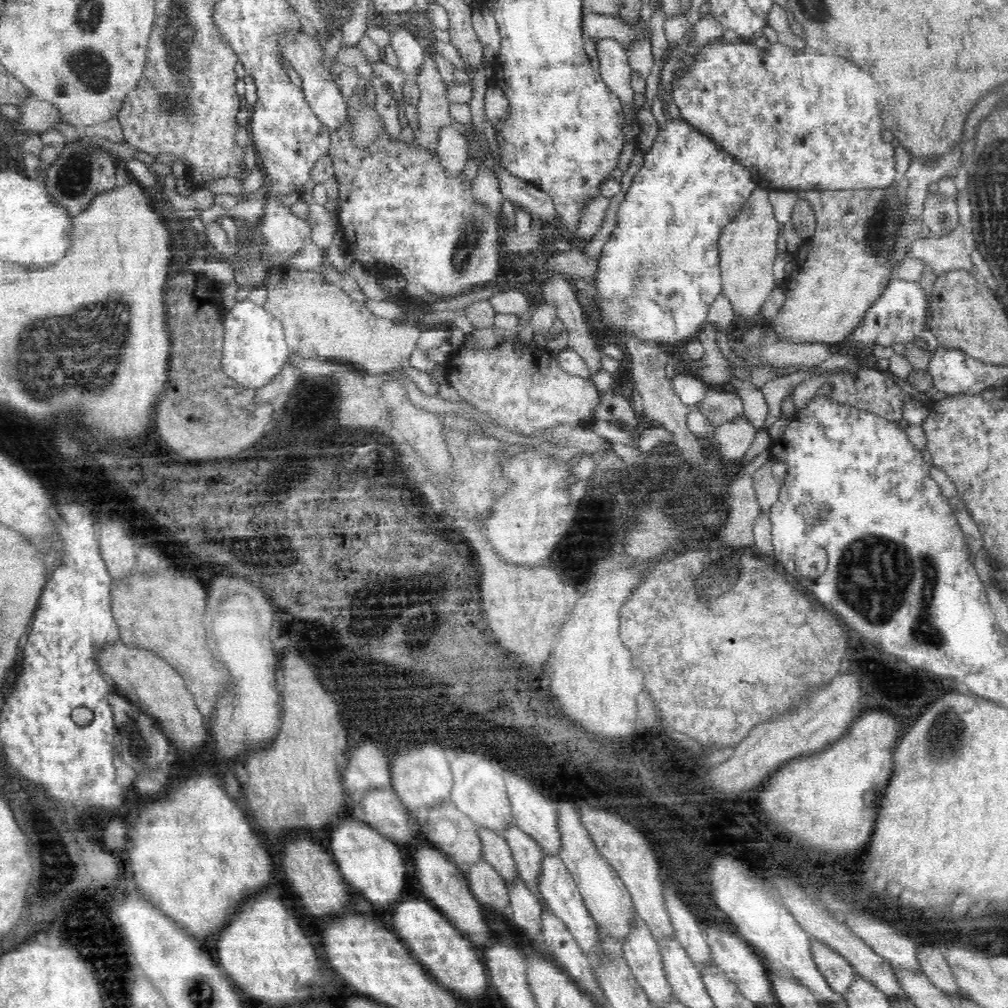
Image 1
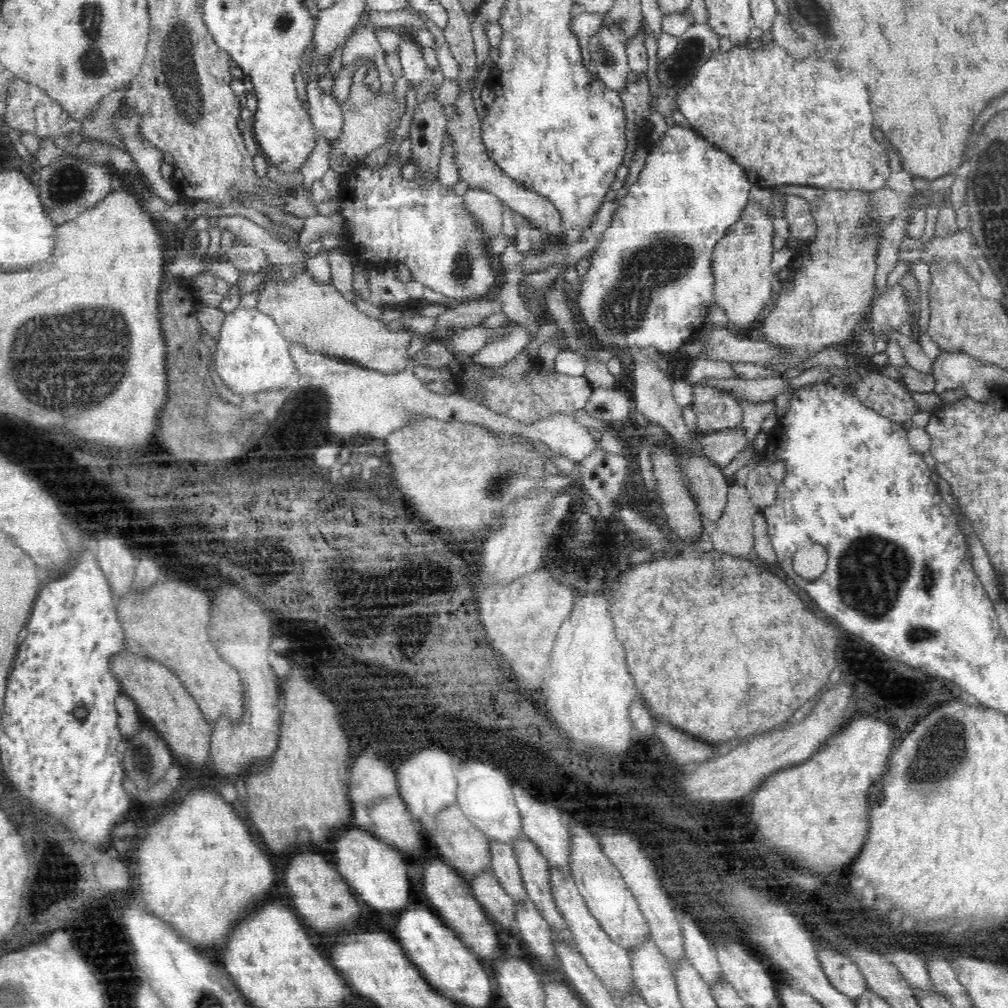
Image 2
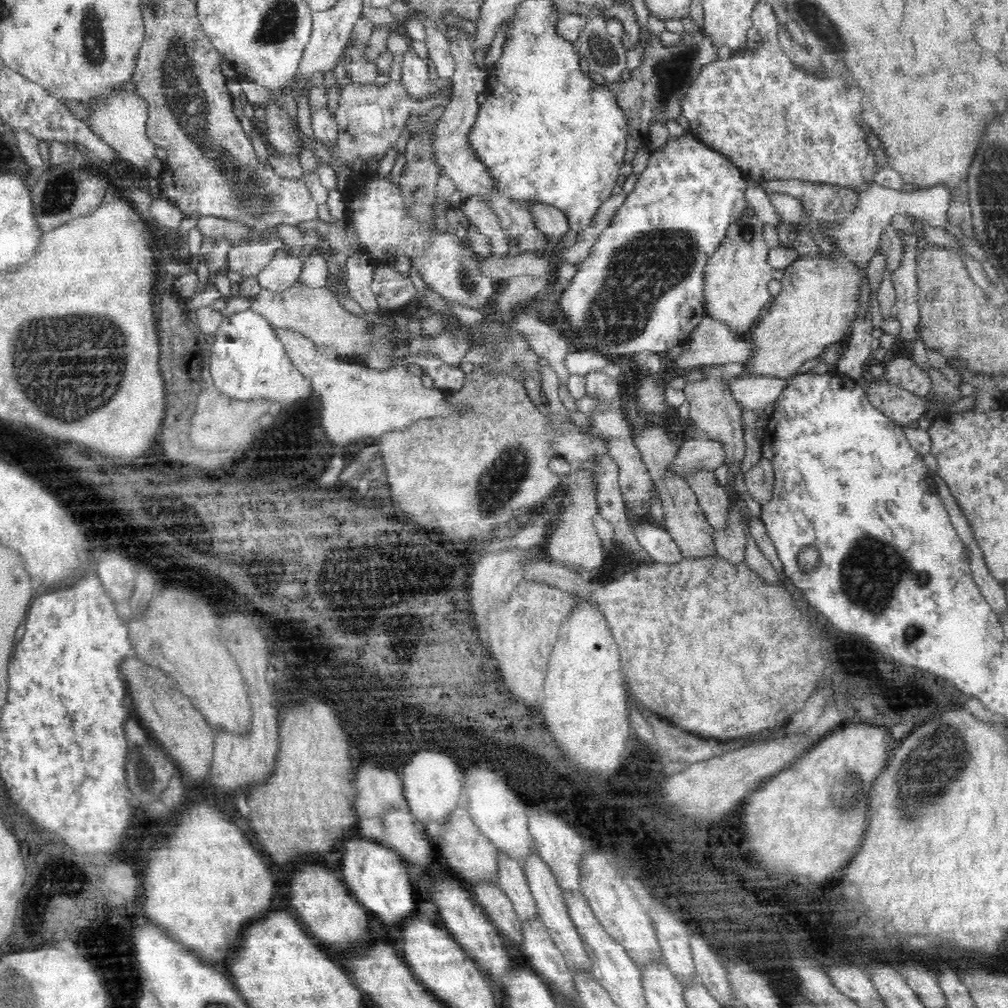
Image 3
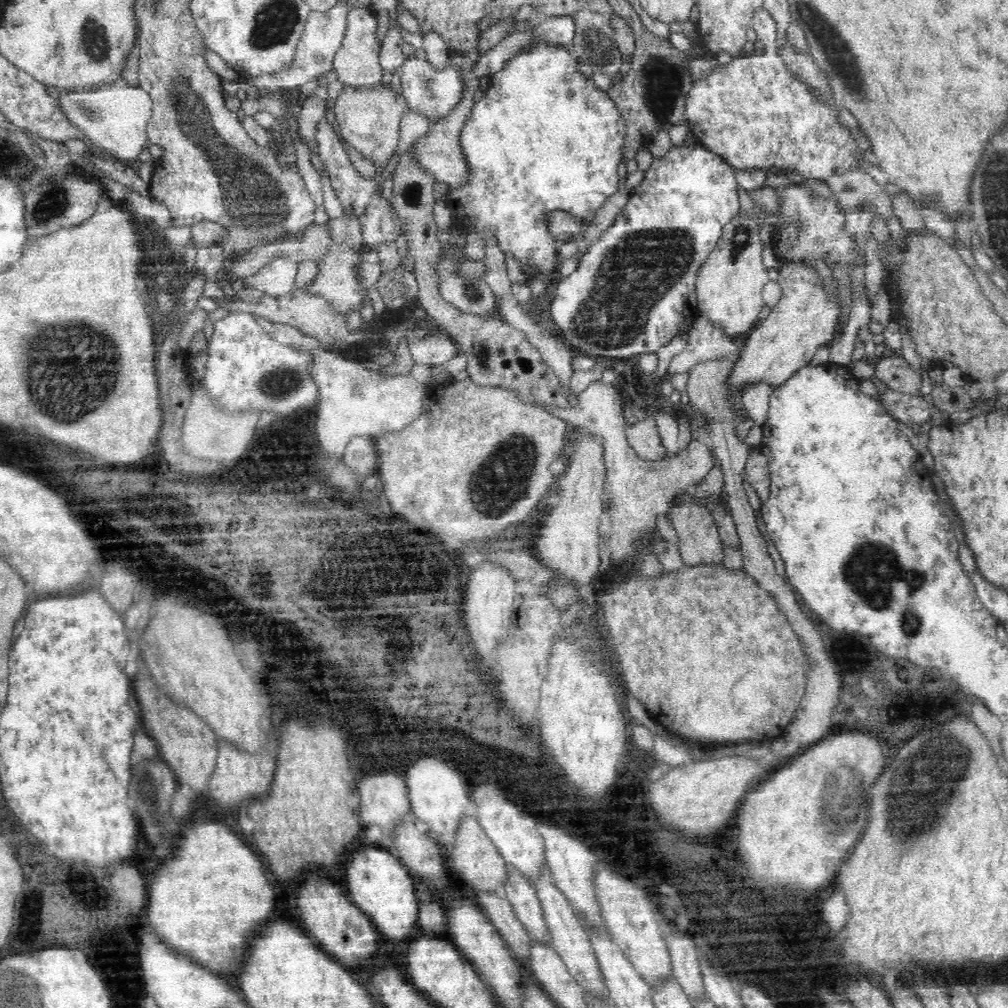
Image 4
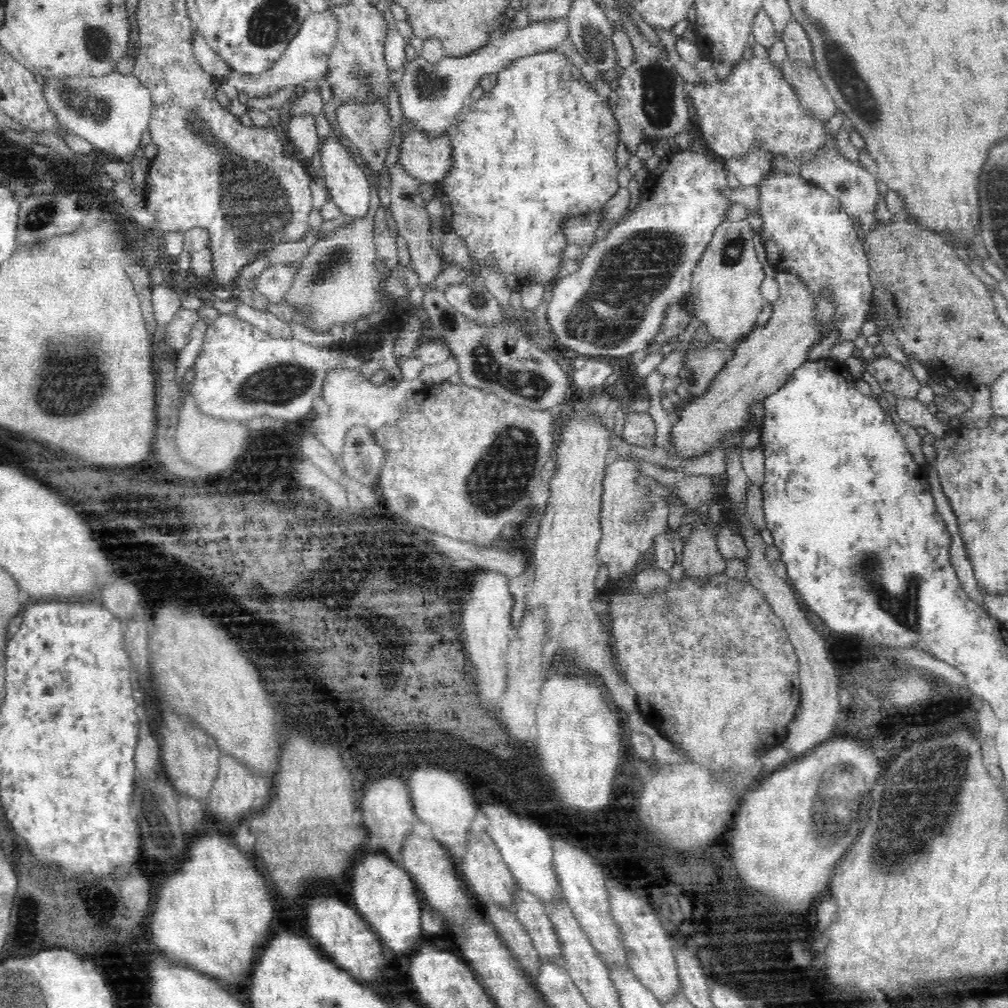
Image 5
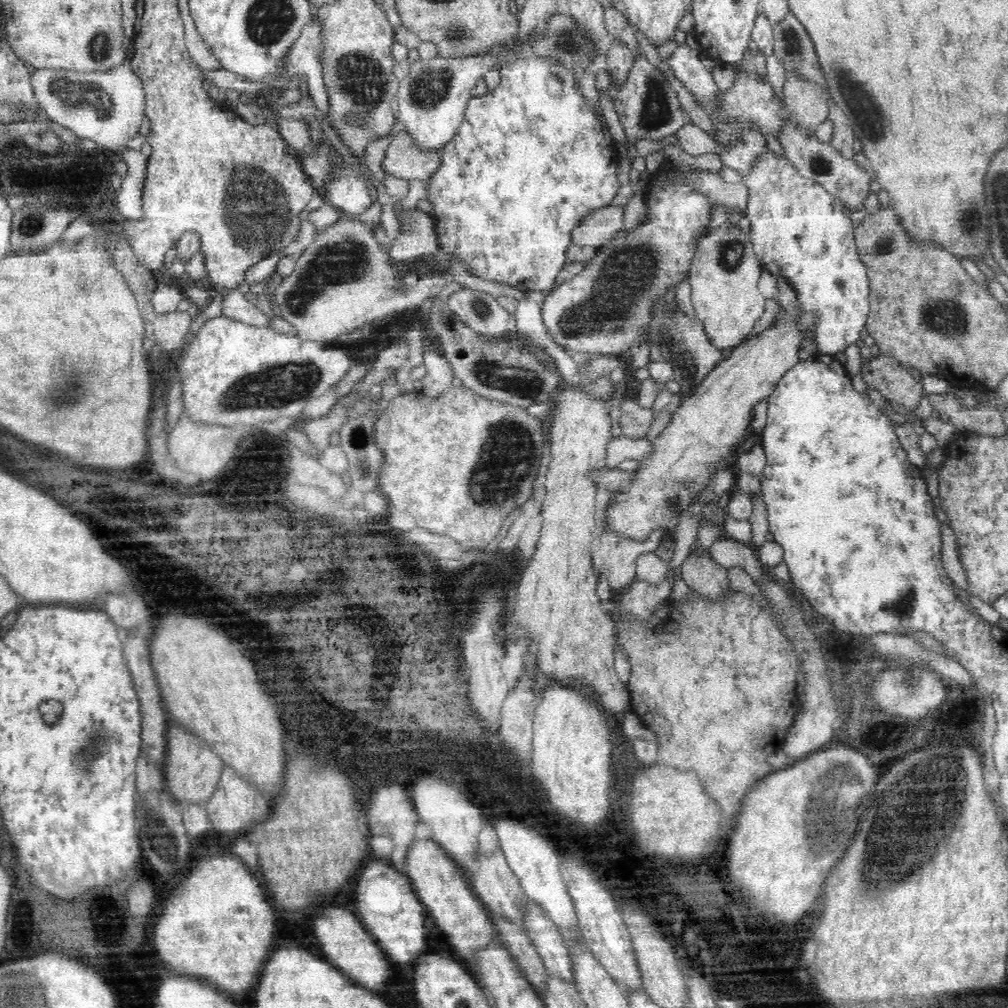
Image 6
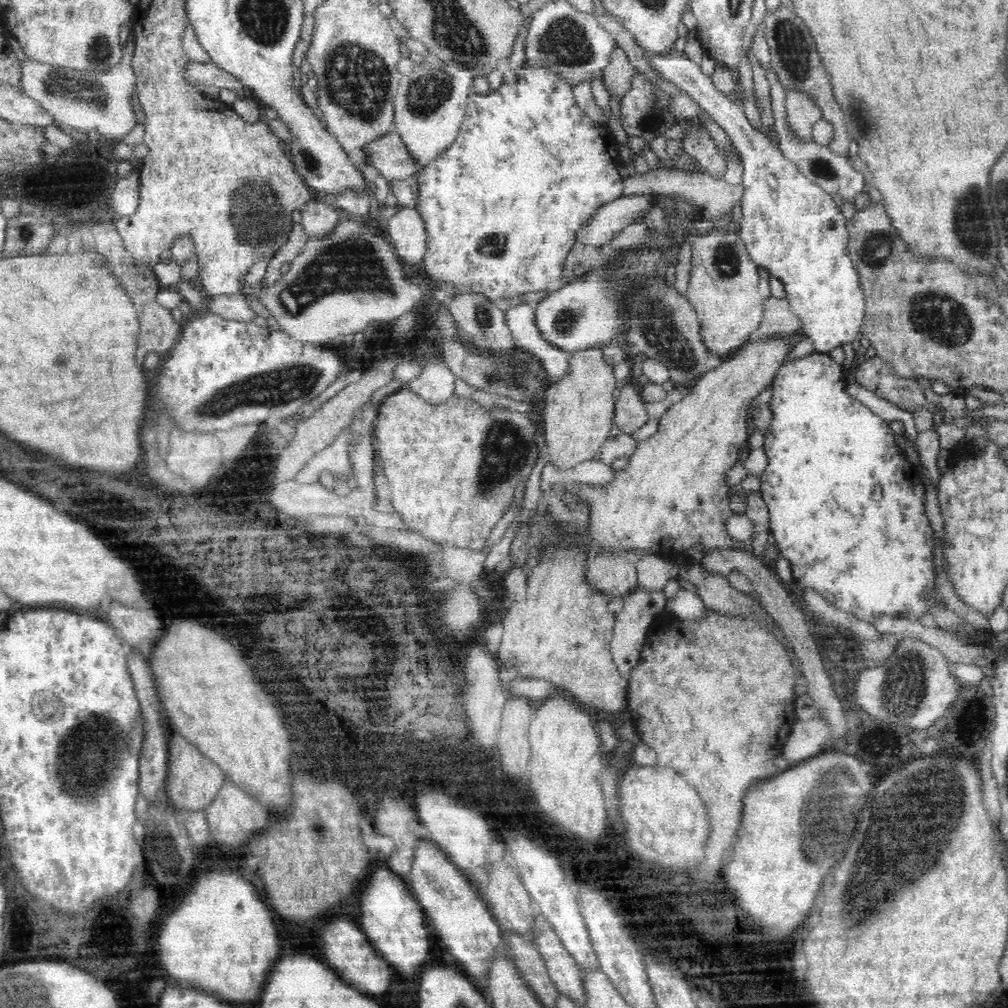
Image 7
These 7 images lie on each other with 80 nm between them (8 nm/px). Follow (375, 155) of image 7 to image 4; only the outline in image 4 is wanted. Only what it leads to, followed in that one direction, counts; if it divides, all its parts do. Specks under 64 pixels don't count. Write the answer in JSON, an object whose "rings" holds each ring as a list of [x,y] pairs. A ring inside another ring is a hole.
{"rings":[[[455,54],[453,59],[456,61],[456,65],[462,72],[464,72],[464,78],[466,78],[466,92],[464,92],[464,98],[462,102],[438,124],[430,127],[422,136],[419,136],[414,142],[413,145],[413,158],[417,162],[417,166],[421,168],[422,171],[426,171],[426,175],[432,178],[432,181],[435,183],[445,183],[447,186],[462,186],[462,182],[466,180],[466,168],[465,160],[463,160],[463,154],[459,150],[459,130],[462,128],[462,125],[465,123],[467,114],[470,112],[471,106],[474,102],[474,93],[480,87],[480,78],[474,80],[474,74],[472,74],[472,68],[474,68],[474,62],[478,60],[478,55],[473,54]]]}

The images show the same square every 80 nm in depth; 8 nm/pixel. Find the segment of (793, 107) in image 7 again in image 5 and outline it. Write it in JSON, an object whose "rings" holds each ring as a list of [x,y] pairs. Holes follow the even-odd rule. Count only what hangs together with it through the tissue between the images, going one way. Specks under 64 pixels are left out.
{"rings":[[[787,57],[782,68],[785,83],[796,95],[799,107],[812,120],[827,122],[838,112],[836,103],[814,70],[810,70],[803,62],[793,62]]]}

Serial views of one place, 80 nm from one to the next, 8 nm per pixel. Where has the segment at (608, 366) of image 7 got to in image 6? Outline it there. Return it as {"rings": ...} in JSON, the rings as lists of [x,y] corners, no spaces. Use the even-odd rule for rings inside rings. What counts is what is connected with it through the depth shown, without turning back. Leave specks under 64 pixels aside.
{"rings":[[[602,372],[589,383],[579,383],[575,387],[564,387],[554,393],[554,410],[550,416],[550,448],[548,456],[552,458],[549,470],[540,488],[543,495],[543,526],[536,554],[530,566],[524,572],[524,580],[518,586],[514,600],[514,612],[510,628],[504,636],[504,648],[508,646],[526,646],[526,653],[536,658],[537,670],[544,676],[554,678],[566,686],[572,682],[576,688],[586,690],[598,706],[613,714],[629,712],[630,691],[627,683],[620,681],[614,665],[614,645],[617,640],[617,622],[614,613],[602,610],[602,601],[596,595],[596,578],[592,568],[591,548],[598,540],[601,530],[598,528],[599,505],[595,497],[595,486],[587,478],[587,471],[592,468],[606,468],[606,445],[612,438],[612,418],[608,414],[608,402],[618,386],[610,380],[610,373]]]}

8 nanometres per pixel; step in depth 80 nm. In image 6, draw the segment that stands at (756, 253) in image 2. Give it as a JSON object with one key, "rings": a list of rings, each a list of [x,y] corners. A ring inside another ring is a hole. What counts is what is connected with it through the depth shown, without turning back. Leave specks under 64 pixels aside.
{"rings":[[[736,221],[725,223],[721,227],[710,228],[707,235],[699,239],[698,246],[694,250],[694,258],[688,268],[691,301],[696,317],[704,325],[708,340],[714,348],[720,351],[726,350],[726,348],[735,348],[753,334],[753,328],[765,312],[766,299],[760,294],[757,287],[763,271],[763,267],[754,256],[746,232]]]}

